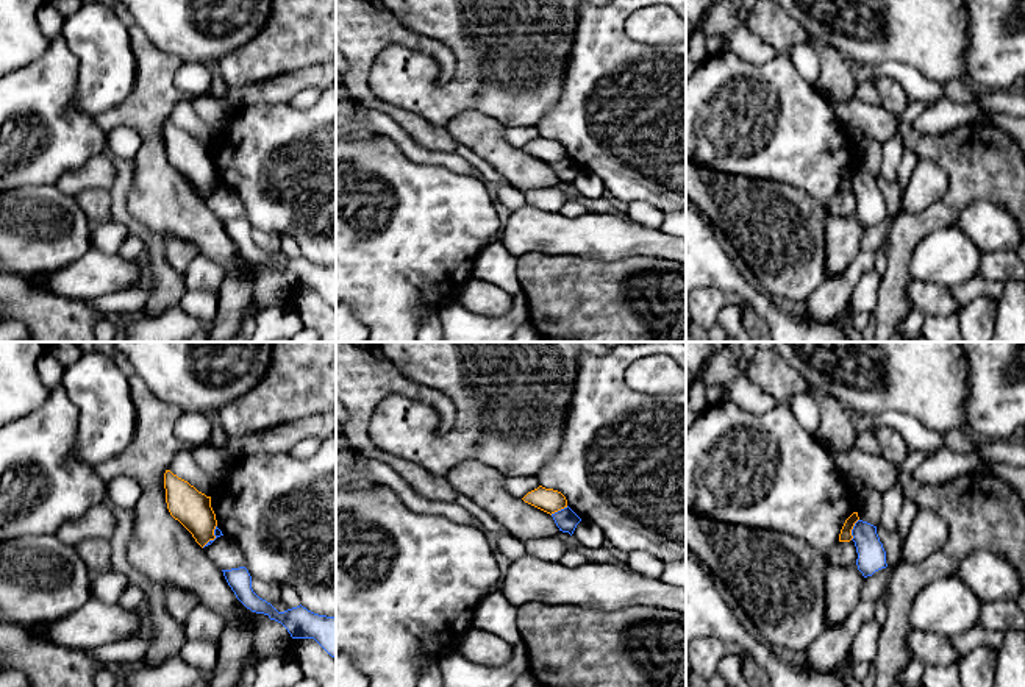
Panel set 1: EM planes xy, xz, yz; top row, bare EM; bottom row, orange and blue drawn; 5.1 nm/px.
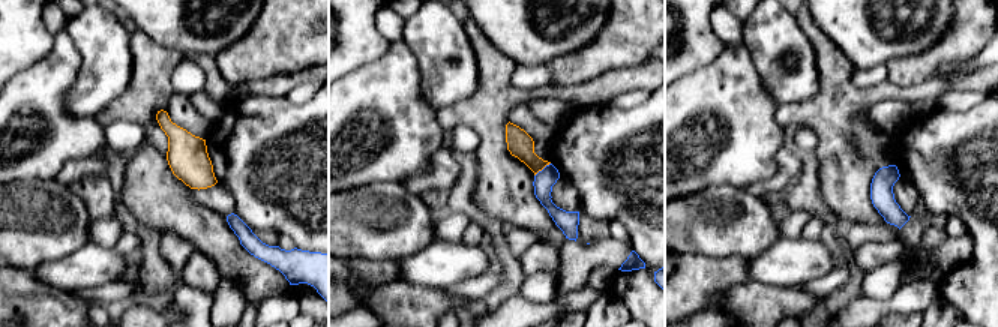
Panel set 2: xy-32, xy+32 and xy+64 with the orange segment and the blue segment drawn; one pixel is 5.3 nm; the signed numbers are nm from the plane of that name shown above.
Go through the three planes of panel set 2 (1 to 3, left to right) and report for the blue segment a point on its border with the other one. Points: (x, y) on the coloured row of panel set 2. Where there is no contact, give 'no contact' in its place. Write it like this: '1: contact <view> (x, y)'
1: no contact
2: contact xy+32 (542, 168)
3: no contact

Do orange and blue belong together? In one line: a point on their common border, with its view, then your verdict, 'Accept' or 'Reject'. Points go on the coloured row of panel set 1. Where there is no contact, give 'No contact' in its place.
Touches orange at yz (852, 528). Reject

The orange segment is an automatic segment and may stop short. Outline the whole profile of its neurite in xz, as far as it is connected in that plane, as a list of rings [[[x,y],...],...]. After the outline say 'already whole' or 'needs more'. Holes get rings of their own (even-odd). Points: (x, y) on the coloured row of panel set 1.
[[[542,486],[528,492],[522,500],[550,515],[567,507],[567,500],[561,492]]]; already whole

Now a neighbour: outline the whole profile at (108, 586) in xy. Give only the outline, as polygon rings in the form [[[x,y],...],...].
[[[108,570],[92,578],[92,598],[112,604],[119,601],[127,587],[125,575]]]

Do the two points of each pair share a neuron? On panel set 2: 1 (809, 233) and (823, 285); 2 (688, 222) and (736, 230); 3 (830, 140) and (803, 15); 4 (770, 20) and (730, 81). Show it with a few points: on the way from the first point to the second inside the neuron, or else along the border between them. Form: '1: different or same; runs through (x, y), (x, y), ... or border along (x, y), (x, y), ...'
1: different; border along (826, 227), (818, 239)
2: same; runs through (700, 222), (724, 222)
3: same; runs through (832, 108), (832, 62), (824, 47)
4: different; border along (743, 42), (761, 84)

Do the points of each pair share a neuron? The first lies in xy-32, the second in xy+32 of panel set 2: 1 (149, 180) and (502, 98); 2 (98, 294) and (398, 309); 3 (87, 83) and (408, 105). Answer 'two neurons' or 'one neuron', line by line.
1: one neuron
2: two neurons
3: two neurons

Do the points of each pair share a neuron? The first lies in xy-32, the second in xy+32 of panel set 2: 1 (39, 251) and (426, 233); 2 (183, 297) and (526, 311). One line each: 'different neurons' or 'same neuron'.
1: same neuron
2: different neurons

